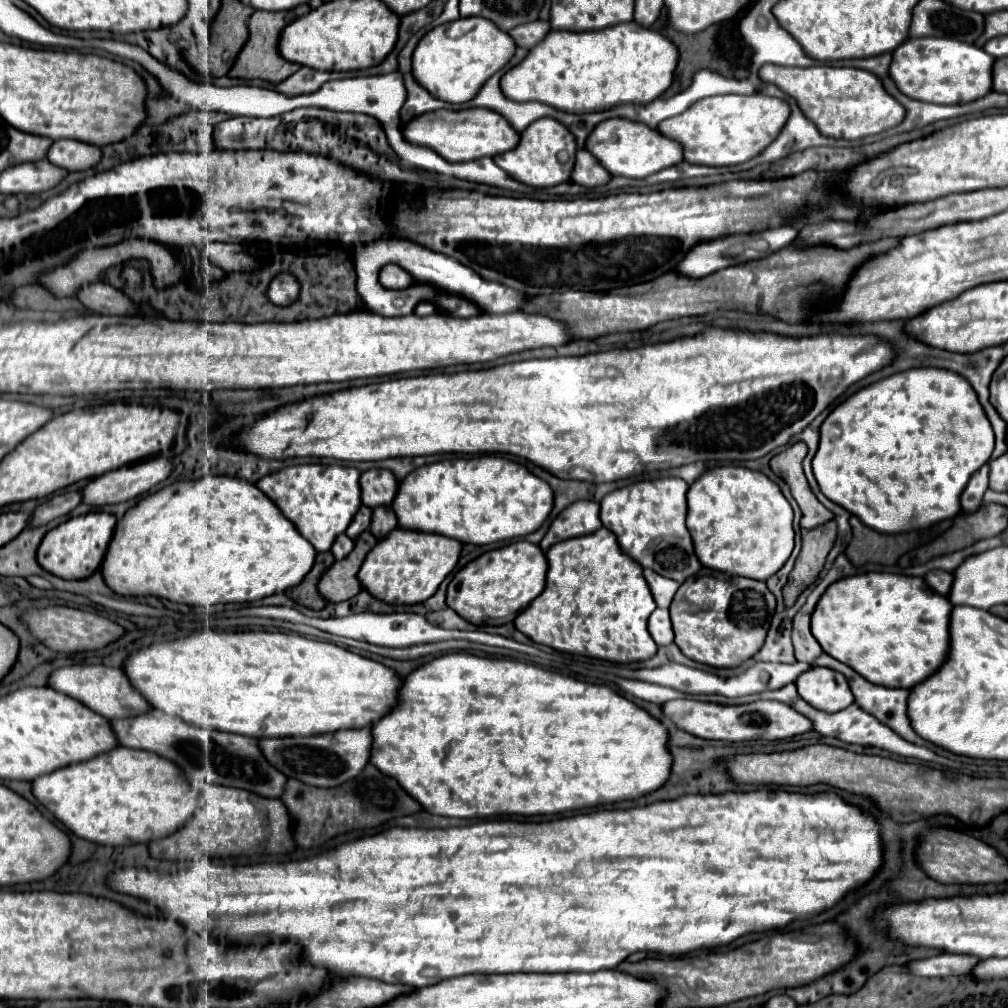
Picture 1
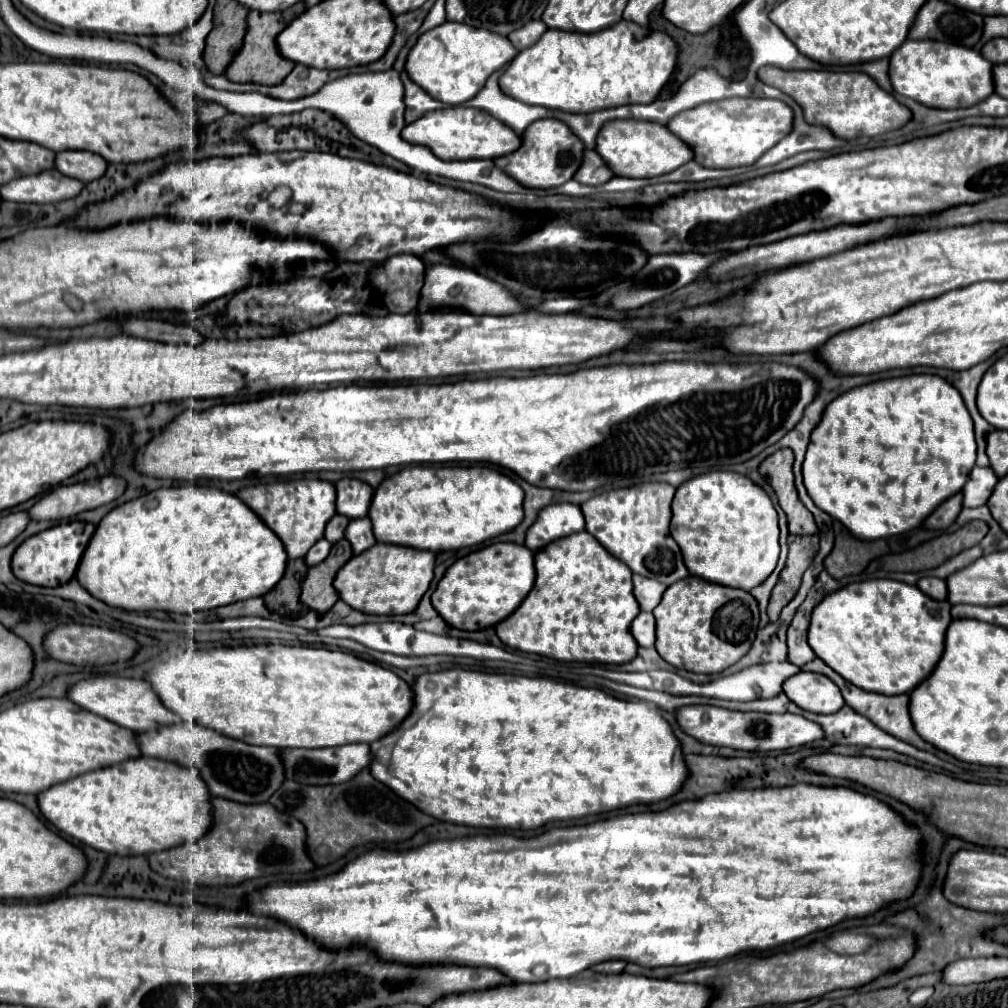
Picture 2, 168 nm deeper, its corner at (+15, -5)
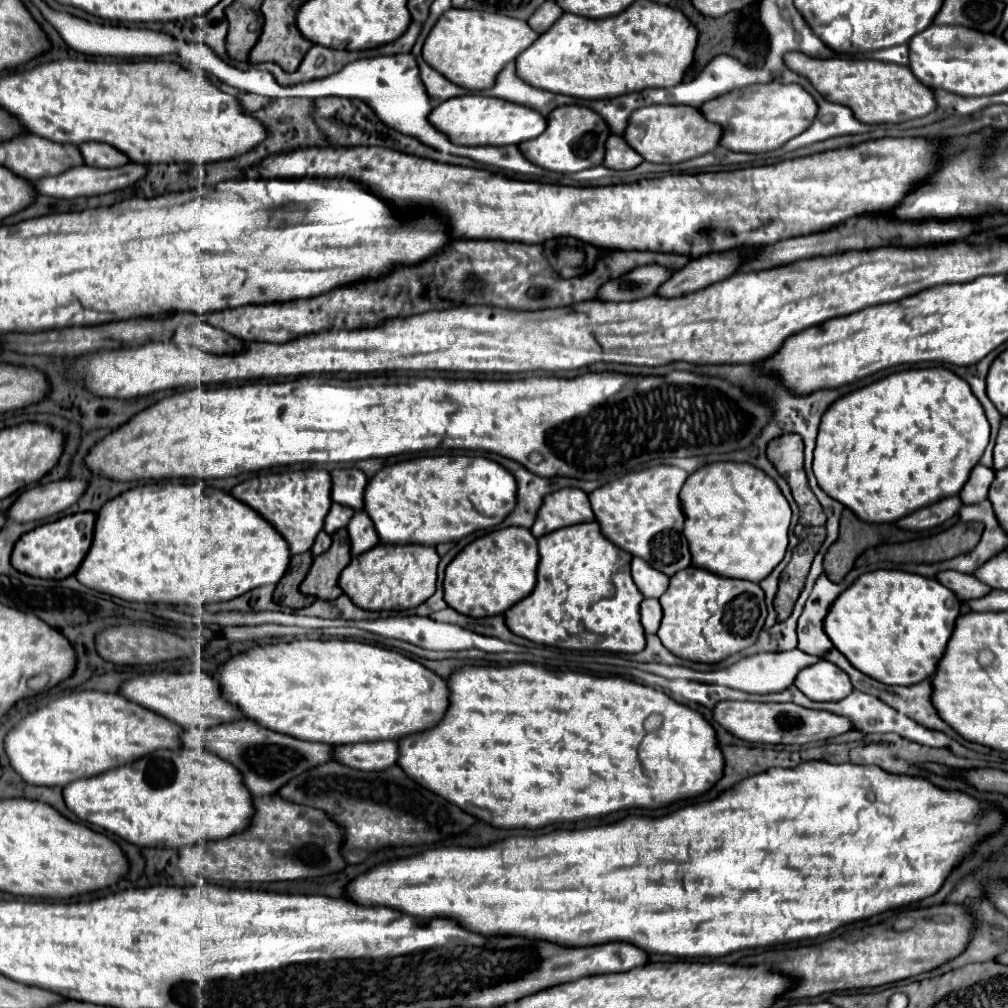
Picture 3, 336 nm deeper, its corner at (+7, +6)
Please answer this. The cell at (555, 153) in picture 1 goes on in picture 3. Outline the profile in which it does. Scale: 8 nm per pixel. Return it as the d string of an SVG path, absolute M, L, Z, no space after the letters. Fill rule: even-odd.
M572 104L572 106L556 108L548 116L548 128L544 130L544 134L540 134L534 140L522 142L520 150L530 162L554 172L568 174L568 172L580 172L592 166L600 166L604 162L608 136L610 136L610 126L598 112L594 112L588 106ZM598 122L600 122L600 138L598 138Z

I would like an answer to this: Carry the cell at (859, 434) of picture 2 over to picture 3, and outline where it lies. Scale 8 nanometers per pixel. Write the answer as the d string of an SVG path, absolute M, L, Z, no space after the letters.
M924 368L924 370L906 370L906 372L898 372L892 374L884 380L878 380L870 386L864 386L860 390L854 390L846 396L842 396L840 400L836 400L826 414L822 416L820 422L820 432L818 432L818 440L816 440L816 450L814 450L814 476L820 484L820 488L832 496L834 500L838 500L840 504L844 504L846 508L850 508L858 518L864 518L866 522L896 522L908 514L912 514L914 510L928 506L932 502L938 502L942 498L948 496L956 496L962 486L966 484L966 480L970 478L972 468L980 462L986 446L988 446L988 436L990 436L990 424L984 416L984 408L980 406L980 402L976 402L976 396L972 394L968 382L964 382L964 378L956 376L954 372L946 370L946 368Z

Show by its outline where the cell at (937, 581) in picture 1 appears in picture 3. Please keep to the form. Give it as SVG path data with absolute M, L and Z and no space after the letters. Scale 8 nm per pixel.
M946 570L946 572L940 572L938 576L938 582L948 586L958 600L962 602L968 602L968 600L976 600L976 598L984 598L992 588L984 582L980 582L978 578L970 576L970 574L960 574L960 572L952 572L952 570Z

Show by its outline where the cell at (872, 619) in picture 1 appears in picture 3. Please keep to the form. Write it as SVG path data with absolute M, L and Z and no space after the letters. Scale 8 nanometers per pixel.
M876 570L862 574L840 598L836 598L824 620L824 630L834 642L834 648L838 648L860 672L890 686L912 686L936 672L954 632L958 614L960 600L938 580L900 570Z

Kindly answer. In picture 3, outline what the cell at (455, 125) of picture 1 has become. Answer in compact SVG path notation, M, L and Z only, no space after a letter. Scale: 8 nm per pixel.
M458 96L442 102L438 108L432 110L430 122L442 130L454 144L462 146L506 146L506 144L520 144L524 140L532 140L540 136L548 122L542 114L528 106L520 106L514 102L504 102L502 98L490 96Z

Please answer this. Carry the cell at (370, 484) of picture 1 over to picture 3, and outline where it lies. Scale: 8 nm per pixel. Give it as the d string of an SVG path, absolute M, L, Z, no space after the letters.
M352 468L352 470L332 470L332 490L330 496L334 502L342 506L350 506L354 510L362 510L364 506L364 488L366 488L366 476L364 472Z

